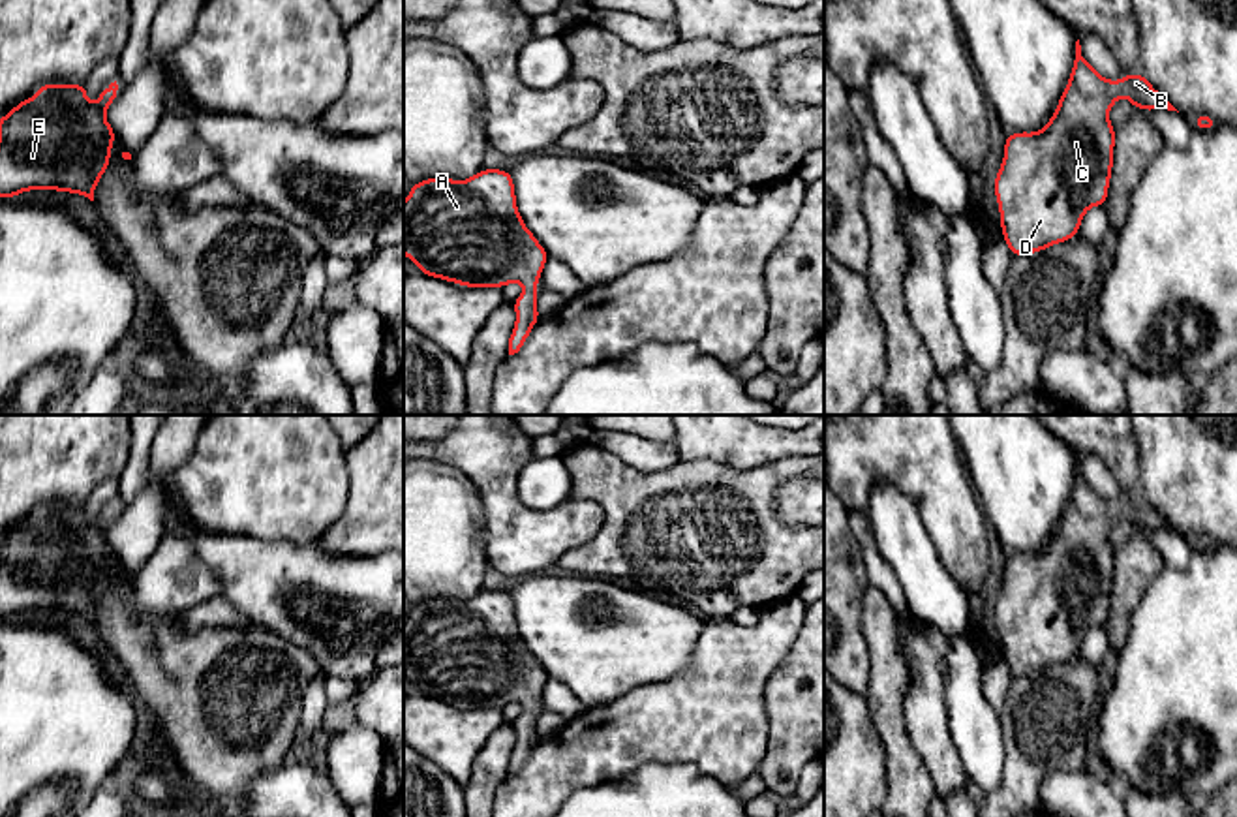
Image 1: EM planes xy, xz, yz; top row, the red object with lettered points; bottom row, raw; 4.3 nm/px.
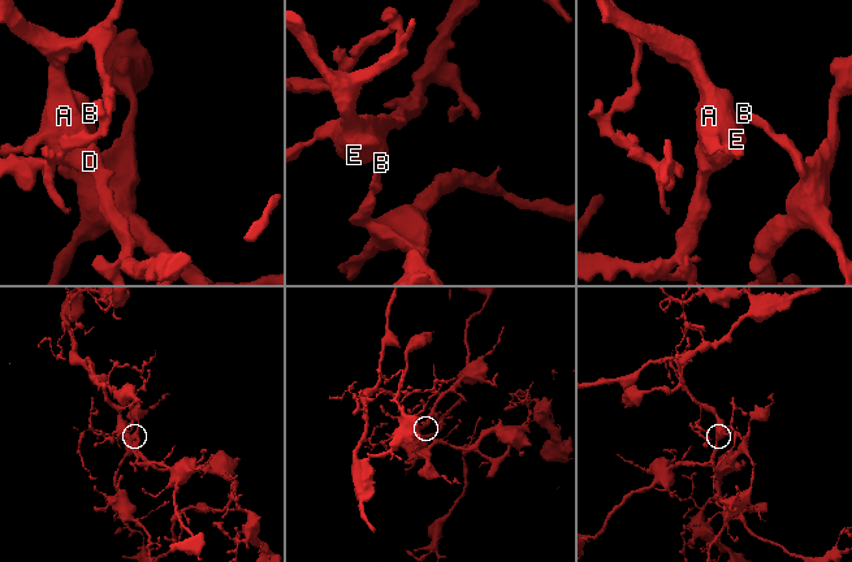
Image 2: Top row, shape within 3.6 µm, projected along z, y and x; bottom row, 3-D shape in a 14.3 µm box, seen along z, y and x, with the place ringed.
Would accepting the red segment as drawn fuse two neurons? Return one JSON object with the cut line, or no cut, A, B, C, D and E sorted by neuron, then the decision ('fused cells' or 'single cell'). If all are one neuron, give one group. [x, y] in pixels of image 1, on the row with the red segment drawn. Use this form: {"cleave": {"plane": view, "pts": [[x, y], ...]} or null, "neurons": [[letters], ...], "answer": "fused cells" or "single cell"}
{"cleave": null, "neurons": [["A", "B", "C", "D", "E"]], "answer": "single cell"}

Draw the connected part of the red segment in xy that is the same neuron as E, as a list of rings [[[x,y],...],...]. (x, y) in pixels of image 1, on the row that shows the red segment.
[[[116,81],[105,86],[96,103],[86,98],[86,85],[49,83],[34,98],[23,100],[0,118],[0,199],[13,199],[32,190],[54,190],[84,195],[94,201],[98,180],[109,169],[113,141],[118,137],[105,118],[116,98]]]

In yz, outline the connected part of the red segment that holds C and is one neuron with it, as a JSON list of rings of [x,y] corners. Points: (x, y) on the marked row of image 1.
[[[1077,39],[1072,73],[1053,116],[1036,133],[1006,135],[993,182],[1002,239],[1014,257],[1070,240],[1079,233],[1085,212],[1106,205],[1115,148],[1115,128],[1107,115],[1119,96],[1130,100],[1134,109],[1177,111],[1141,73],[1122,75],[1117,83],[1102,77],[1081,54]]]

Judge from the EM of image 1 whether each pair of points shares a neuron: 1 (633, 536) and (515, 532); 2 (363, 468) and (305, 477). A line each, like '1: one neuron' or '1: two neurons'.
1: two neurons
2: two neurons

